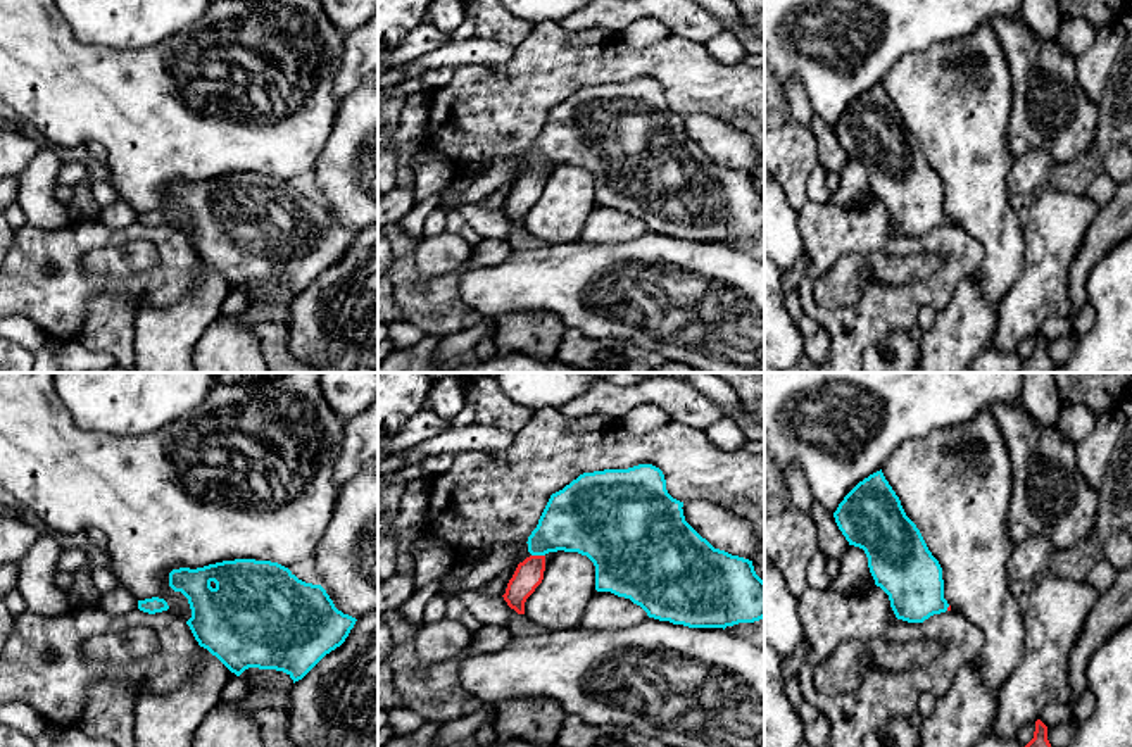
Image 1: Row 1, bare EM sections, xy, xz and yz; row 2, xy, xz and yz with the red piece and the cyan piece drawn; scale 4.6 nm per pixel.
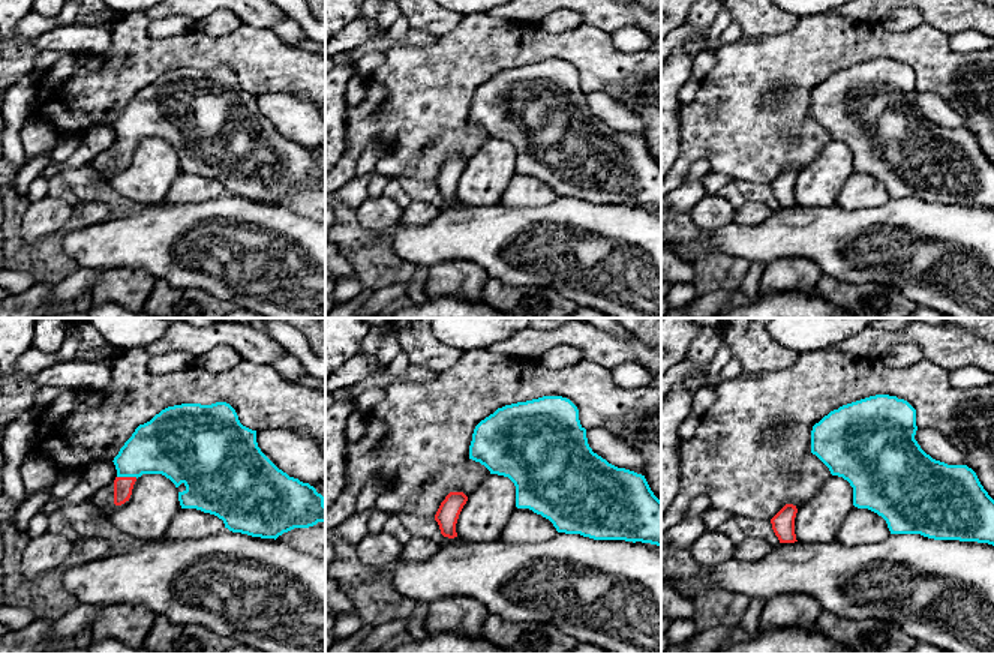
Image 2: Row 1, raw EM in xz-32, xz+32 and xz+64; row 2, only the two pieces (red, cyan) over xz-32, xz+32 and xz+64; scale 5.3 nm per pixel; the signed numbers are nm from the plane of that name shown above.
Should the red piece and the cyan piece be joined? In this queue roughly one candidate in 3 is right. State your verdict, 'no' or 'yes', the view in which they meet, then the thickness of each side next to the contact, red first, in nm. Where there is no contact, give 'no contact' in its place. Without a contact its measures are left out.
yes; meets red in xz; 140 nm thick on the red side, 300 nm on the other

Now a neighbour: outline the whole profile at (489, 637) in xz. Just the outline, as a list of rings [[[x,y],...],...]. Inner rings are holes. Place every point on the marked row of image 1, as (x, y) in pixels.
[[[483,625],[480,626],[471,638],[468,654],[487,654],[504,649],[514,635],[507,626],[499,625]]]

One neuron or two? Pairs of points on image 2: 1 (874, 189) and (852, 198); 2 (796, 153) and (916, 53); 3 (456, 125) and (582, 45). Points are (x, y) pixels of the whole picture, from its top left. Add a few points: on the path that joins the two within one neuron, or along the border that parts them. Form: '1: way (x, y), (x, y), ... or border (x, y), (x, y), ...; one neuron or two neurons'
1: way (868, 191), (858, 192); one neuron
2: way (801, 108), (801, 86), (840, 47), (871, 47); one neuron
3: way (462, 86), (498, 50), (543, 47); one neuron

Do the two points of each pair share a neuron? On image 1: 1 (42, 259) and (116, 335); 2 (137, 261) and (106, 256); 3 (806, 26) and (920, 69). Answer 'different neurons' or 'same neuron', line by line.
1: different neurons
2: same neuron
3: different neurons

